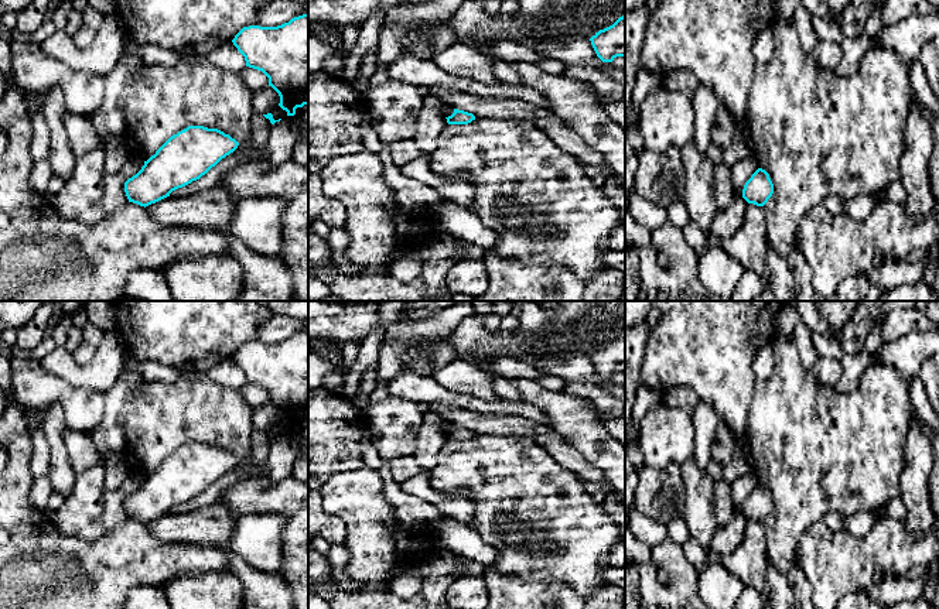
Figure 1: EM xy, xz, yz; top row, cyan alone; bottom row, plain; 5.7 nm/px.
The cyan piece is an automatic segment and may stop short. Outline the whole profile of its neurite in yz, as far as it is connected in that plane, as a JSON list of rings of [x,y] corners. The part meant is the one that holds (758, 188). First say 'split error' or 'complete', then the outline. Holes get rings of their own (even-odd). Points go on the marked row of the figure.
complete; [[[758,168],[751,178],[745,182],[742,189],[742,198],[748,203],[757,206],[764,206],[774,194],[774,184],[769,178],[769,174]]]

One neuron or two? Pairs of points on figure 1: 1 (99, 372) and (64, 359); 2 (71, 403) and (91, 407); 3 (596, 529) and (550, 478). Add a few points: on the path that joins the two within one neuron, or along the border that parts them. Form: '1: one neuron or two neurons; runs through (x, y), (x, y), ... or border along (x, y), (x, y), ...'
1: one neuron; runs through (91, 372), (77, 372), (72, 368)
2: one neuron; runs through (75, 403), (86, 407)
3: one neuron; runs through (583, 516), (567, 500), (567, 493), (563, 491)

